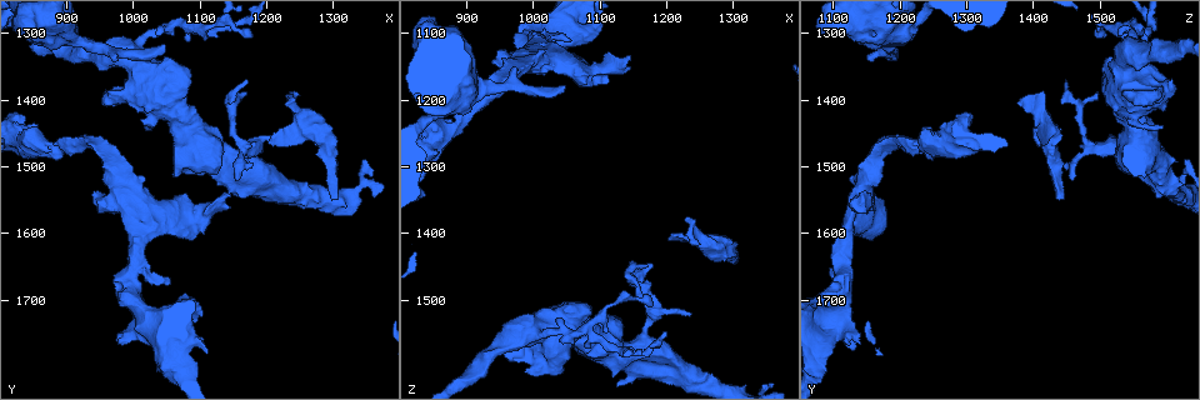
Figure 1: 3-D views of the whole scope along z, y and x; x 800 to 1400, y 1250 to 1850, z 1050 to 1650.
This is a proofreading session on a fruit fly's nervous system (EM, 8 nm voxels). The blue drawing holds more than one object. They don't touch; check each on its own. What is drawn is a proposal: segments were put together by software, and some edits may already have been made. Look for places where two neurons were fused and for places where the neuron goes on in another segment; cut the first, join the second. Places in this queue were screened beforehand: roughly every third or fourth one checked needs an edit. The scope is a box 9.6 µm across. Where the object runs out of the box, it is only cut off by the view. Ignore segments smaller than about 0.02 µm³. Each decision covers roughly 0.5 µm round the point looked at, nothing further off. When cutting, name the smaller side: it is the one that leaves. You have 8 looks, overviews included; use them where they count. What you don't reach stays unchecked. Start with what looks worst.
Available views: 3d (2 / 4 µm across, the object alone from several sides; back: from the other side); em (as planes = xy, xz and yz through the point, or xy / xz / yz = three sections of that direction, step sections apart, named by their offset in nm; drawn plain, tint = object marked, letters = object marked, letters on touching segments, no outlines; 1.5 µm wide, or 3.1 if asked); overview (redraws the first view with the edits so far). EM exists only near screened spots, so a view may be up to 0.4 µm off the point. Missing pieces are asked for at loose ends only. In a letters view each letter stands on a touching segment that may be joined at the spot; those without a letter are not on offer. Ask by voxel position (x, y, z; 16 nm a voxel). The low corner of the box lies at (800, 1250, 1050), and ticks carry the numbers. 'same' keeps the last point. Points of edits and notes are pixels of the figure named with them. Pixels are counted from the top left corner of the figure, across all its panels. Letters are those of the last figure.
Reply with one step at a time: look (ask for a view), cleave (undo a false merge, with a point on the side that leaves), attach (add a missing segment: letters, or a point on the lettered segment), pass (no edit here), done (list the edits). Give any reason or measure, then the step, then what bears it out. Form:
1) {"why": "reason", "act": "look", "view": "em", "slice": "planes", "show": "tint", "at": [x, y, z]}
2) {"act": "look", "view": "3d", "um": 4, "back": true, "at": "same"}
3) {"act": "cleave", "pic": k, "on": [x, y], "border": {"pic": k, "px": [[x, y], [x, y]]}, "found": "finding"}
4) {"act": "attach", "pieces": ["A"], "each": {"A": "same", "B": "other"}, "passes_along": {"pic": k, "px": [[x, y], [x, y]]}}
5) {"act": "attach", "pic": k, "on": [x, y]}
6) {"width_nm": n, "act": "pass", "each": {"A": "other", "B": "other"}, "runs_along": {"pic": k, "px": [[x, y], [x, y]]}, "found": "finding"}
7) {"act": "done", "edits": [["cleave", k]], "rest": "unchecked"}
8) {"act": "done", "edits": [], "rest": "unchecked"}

{"why": "free end", "act": "look", "view": "3d", "um": 2, "at": [1045, 1320, 1175]}

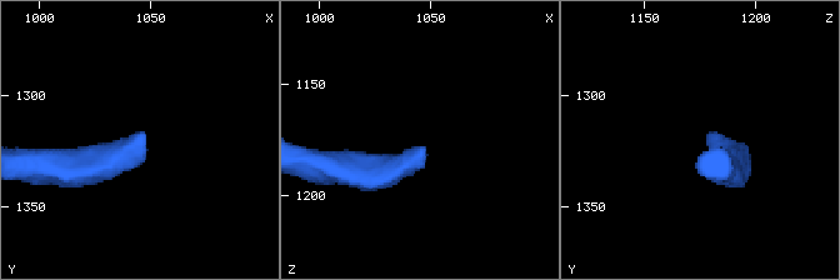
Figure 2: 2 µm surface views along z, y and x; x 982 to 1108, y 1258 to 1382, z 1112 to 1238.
{"why": "now the EM", "act": "look", "view": "em", "slice": "xz", "step": 8, "show": "letters", "at": [1047, 1320, 1178]}

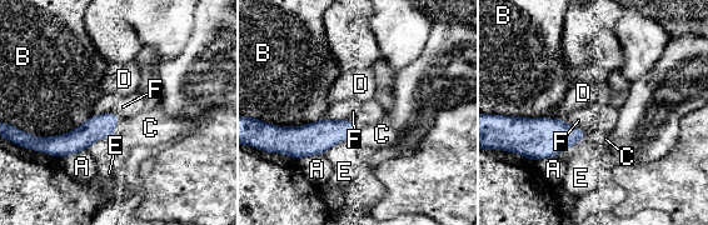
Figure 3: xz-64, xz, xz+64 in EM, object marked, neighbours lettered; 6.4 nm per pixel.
{"why": "cut it another way", "act": "look", "view": "em", "slice": "xy", "step": 8, "show": "letters", "at": "same"}

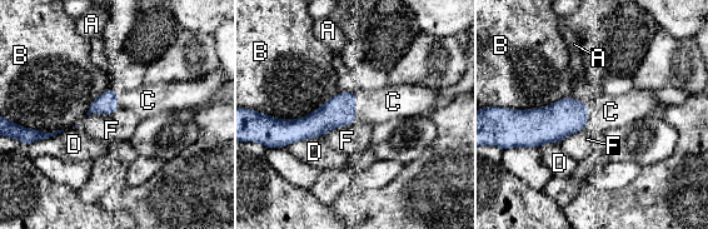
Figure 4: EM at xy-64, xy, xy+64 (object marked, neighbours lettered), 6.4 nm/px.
{"longest_contact_nm": ["B", 460], "act": "attach", "pieces": ["C"], "each": {"A": "other", "B": "other", "C": "same", "D": "other", "F": "other"}, "found": "it goes on there"}

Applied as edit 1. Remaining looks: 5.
{"why": "redraw", "act": "look", "view": "overview"}

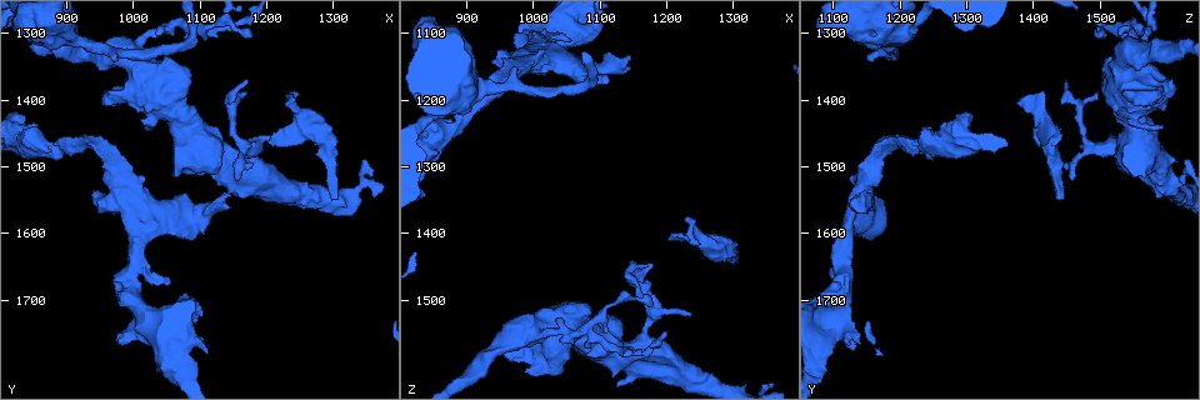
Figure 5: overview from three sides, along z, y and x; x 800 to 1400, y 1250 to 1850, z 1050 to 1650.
{"why": "an open end", "act": "look", "view": "em", "slice": "planes", "show": "letters", "at": [1295, 1550, 1440]}

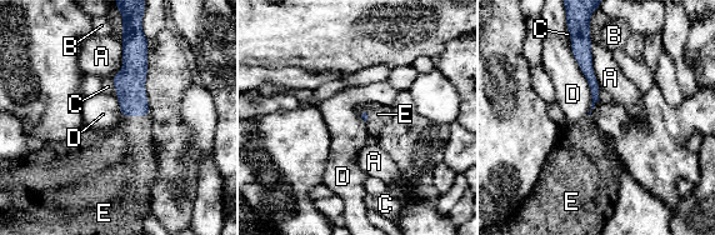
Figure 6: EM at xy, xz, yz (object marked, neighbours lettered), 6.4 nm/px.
{"act": "attach", "pieces": ["E"], "each": {"A": "other", "B": "other", "C": "other", "D": "other", "E": "same"}, "found": "it goes on there"}

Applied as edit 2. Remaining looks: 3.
{"act": "done", "edits": [["attach", 4], ["attach", 6]], "rest": "unchecked"}

